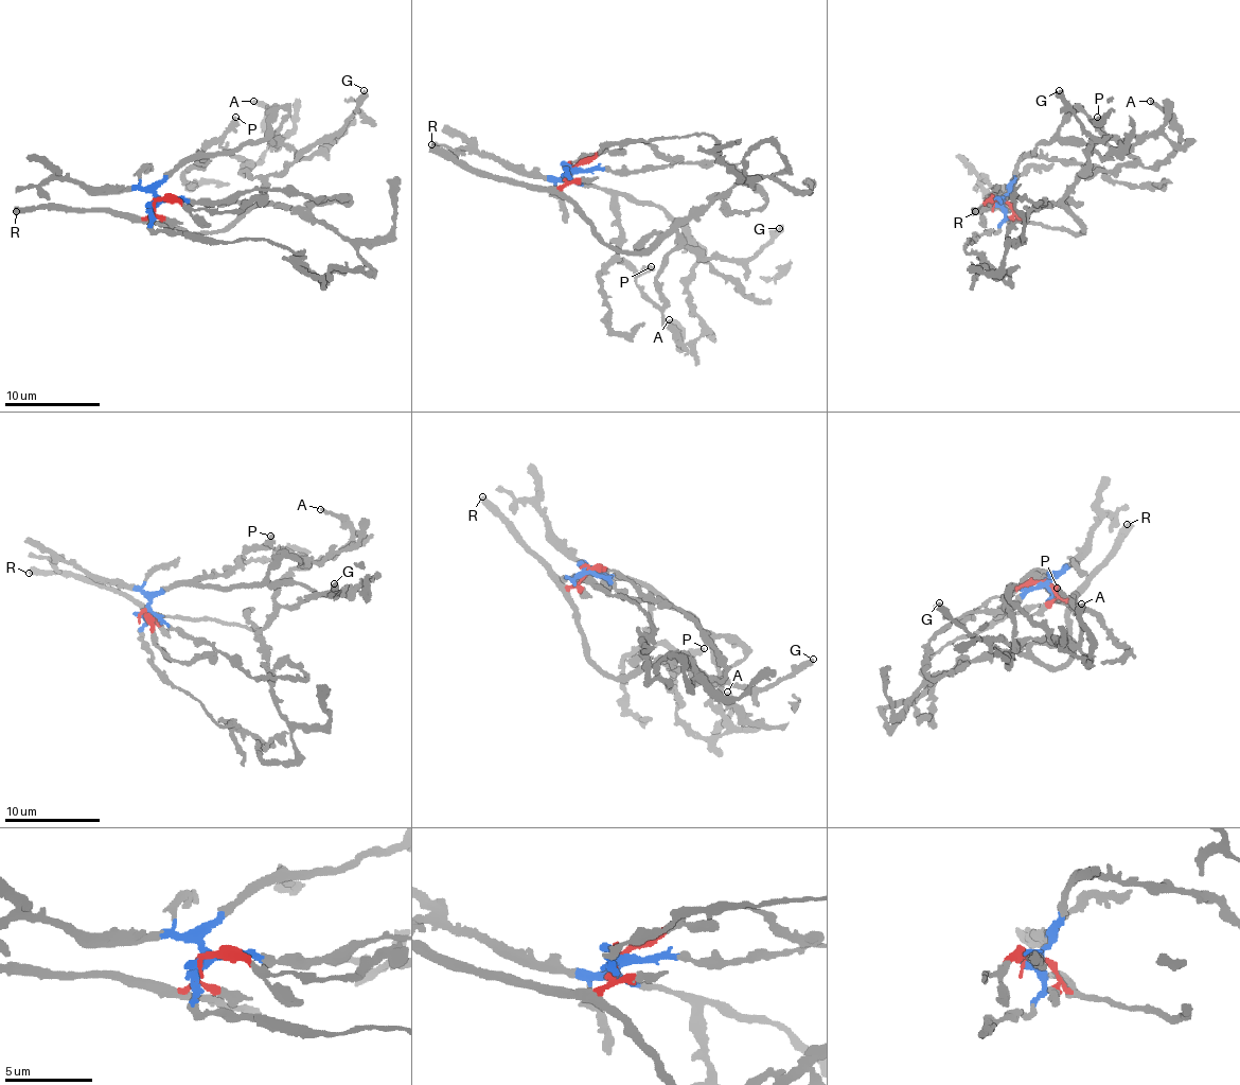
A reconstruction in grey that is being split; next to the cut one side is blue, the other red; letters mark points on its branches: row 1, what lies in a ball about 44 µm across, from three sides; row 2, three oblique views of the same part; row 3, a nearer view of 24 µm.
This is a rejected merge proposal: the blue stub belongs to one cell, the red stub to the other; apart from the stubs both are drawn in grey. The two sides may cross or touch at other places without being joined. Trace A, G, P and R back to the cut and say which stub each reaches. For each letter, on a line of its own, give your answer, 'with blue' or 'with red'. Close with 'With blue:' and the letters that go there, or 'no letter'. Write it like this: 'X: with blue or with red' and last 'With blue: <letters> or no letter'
A: with red
G: with red
P: with red
R: with red
With blue: no letter

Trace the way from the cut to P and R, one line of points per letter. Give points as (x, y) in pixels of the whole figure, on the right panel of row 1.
P: (1001, 199), (1020, 220), (1082, 231), (1063, 197), (1080, 178), (1135, 161), (1114, 147), (1097, 116)
R: (1001, 199), (1017, 216), (1004, 207), (979, 207), (974, 212)

